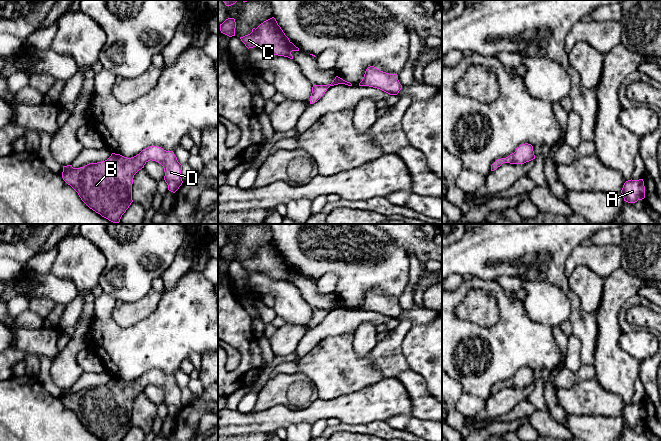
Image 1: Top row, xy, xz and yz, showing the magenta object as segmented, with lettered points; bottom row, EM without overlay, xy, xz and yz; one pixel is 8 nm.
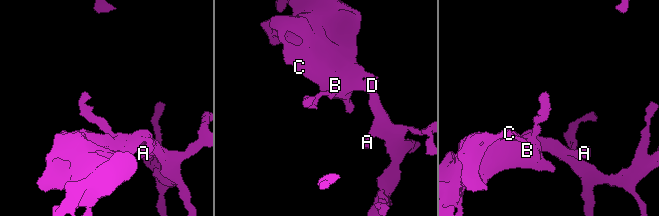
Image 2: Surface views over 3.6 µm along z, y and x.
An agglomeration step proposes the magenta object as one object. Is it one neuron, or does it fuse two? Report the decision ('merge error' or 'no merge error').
no merge error

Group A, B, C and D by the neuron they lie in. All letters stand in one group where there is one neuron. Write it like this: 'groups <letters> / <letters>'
groups A B C D

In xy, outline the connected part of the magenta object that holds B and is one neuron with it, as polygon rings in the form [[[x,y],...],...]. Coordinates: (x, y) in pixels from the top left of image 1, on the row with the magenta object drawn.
[[[157,146],[147,147],[131,158],[112,153],[105,161],[80,168],[63,166],[62,178],[90,209],[113,223],[119,223],[133,202],[134,175],[150,160],[163,166],[168,190],[175,193],[183,183],[182,165],[173,151]]]

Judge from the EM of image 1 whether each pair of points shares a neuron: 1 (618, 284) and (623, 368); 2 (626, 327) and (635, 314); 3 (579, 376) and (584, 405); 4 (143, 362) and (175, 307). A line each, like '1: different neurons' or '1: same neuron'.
1: same neuron
2: different neurons
3: different neurons
4: same neuron

